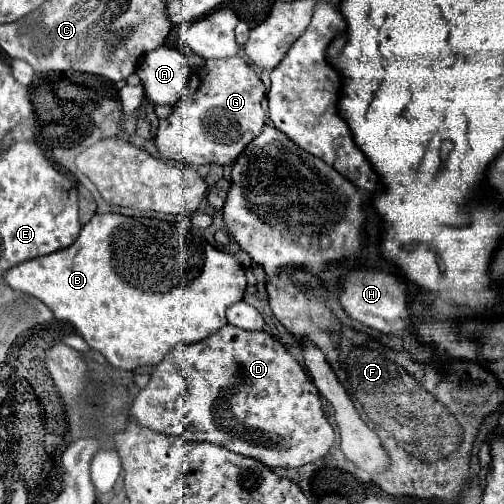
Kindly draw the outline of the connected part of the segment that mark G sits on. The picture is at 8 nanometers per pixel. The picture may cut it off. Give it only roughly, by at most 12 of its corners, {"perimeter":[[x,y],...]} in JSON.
{"perimeter":[[243,57],[207,61],[159,121],[161,157],[233,165],[265,127]]}

